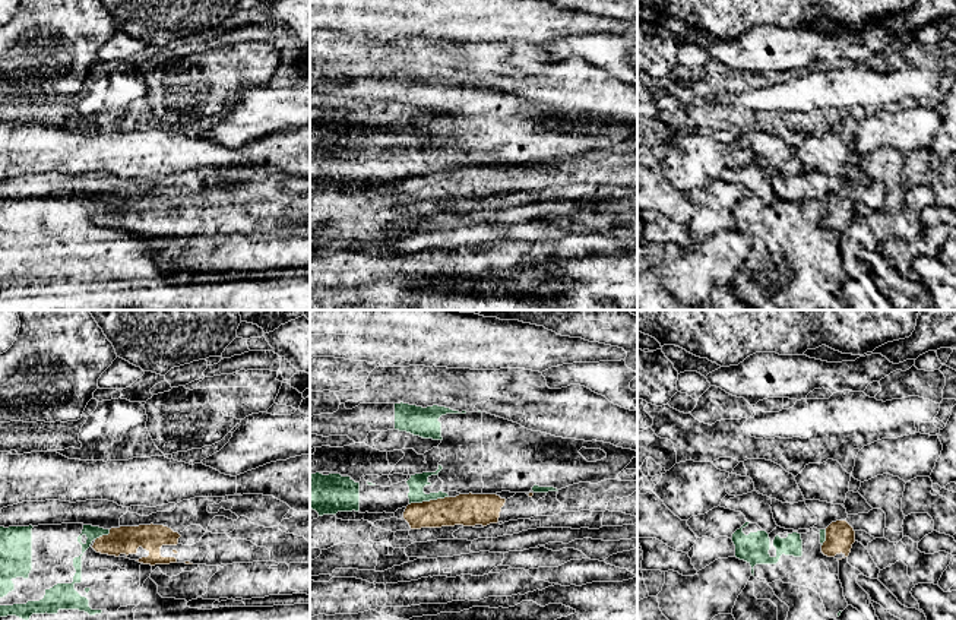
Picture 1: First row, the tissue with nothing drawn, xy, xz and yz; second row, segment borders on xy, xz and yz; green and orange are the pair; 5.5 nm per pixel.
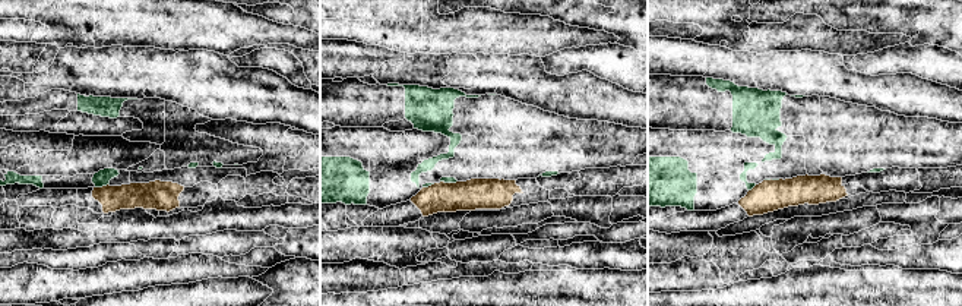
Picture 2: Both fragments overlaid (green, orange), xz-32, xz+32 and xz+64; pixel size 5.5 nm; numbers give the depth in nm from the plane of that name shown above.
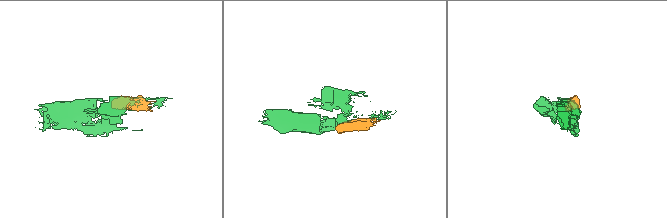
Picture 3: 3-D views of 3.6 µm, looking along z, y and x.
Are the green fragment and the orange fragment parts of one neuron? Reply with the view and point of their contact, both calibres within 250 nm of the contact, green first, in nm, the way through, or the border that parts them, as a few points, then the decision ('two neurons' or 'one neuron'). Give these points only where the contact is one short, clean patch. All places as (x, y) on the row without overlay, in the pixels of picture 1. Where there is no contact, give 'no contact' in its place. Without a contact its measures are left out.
contact xz (429, 173); calibres 90 and 180 nm; border xz (448, 168), (410, 177); two neurons

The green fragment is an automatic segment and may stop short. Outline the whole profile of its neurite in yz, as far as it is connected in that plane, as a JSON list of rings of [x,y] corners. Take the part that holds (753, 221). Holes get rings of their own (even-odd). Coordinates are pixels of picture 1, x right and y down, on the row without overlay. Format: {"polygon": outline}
{"polygon": [[[746,194],[732,206],[735,230],[751,238],[751,249],[732,281],[737,298],[751,310],[846,310],[835,292],[848,279],[839,253],[839,232],[822,225],[826,202],[785,202],[770,206]]]}

